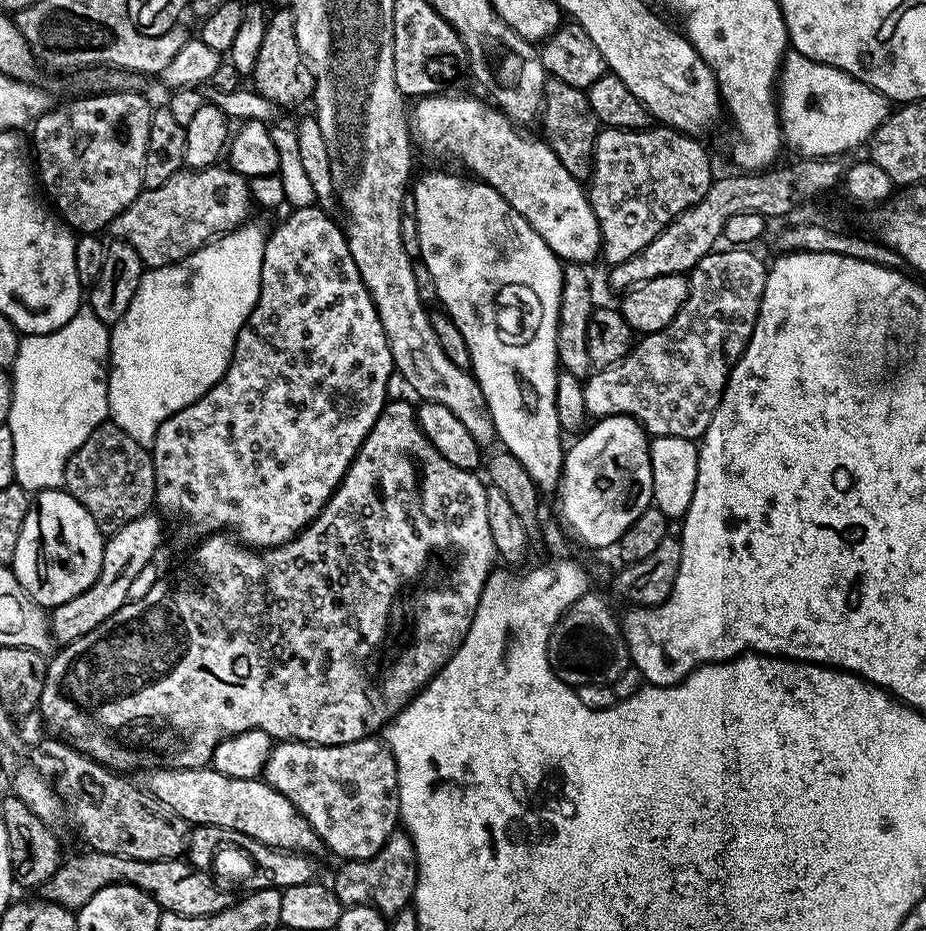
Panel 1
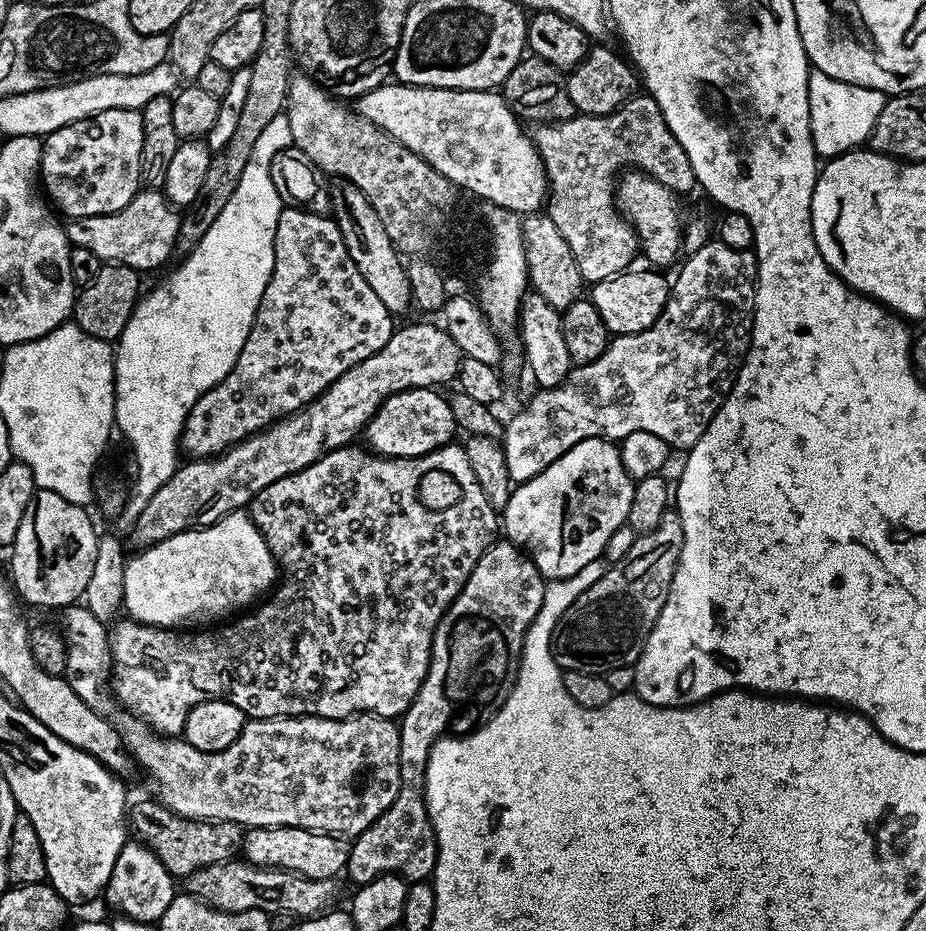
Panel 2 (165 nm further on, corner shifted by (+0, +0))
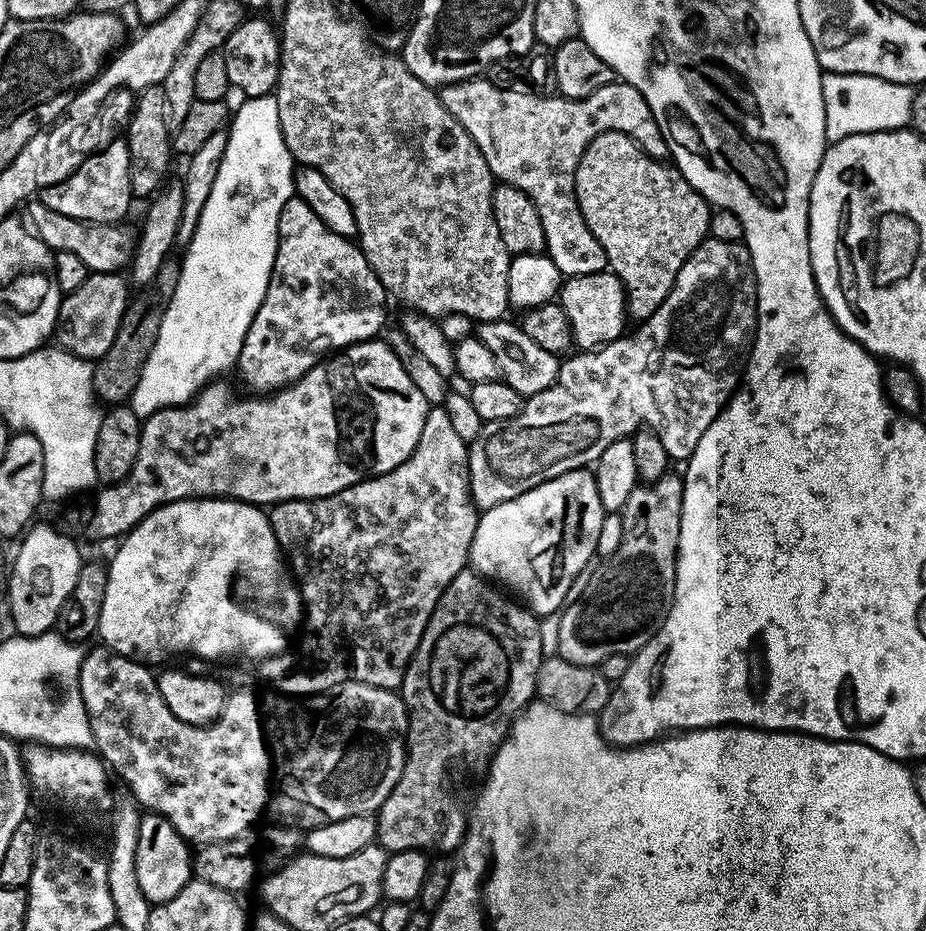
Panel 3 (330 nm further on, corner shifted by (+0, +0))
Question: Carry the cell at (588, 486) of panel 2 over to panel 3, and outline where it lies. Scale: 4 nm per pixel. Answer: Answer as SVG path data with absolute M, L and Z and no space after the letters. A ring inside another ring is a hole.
M588 468L558 474L558 478L518 494L518 498L479 513L468 555L471 571L499 582L537 616L557 615L569 599L572 583L581 579L580 571L593 563L592 555L604 532L604 519L598 482Z

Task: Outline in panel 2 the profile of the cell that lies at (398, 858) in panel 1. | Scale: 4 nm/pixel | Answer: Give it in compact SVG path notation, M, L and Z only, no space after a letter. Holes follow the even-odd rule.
M507 538L497 539L484 551L482 558L478 558L470 578L466 578L462 590L434 630L426 678L412 705L399 717L398 794L394 802L390 802L388 809L351 841L346 876L353 880L353 885L374 882L374 878L379 876L400 876L405 882L428 880L431 877L436 869L436 832L432 828L424 801L424 771L428 765L428 755L434 742L441 736L448 733L471 733L480 727L482 721L494 718L496 711L504 705L506 698L512 693L520 669L526 630L532 625L542 606L545 587L544 575L538 570L532 557Z

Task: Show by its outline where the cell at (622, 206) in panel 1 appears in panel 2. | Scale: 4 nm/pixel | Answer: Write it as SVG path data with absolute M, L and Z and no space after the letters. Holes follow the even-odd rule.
M637 94L626 101L618 111L605 116L576 116L569 120L555 123L540 122L535 125L536 133L531 133L531 140L536 146L541 162L544 164L550 195L546 200L546 214L558 226L562 238L570 245L574 254L574 262L578 262L578 270L582 278L594 285L619 272L627 272L633 267L632 259L638 256L638 237L632 225L622 215L616 202L616 186L621 175L620 164L628 164L633 169L653 176L662 186L677 194L685 194L697 187L694 166L690 166L690 158L686 158L686 150L678 143L678 138L666 126L666 118L662 118L662 110L658 102L647 94Z

